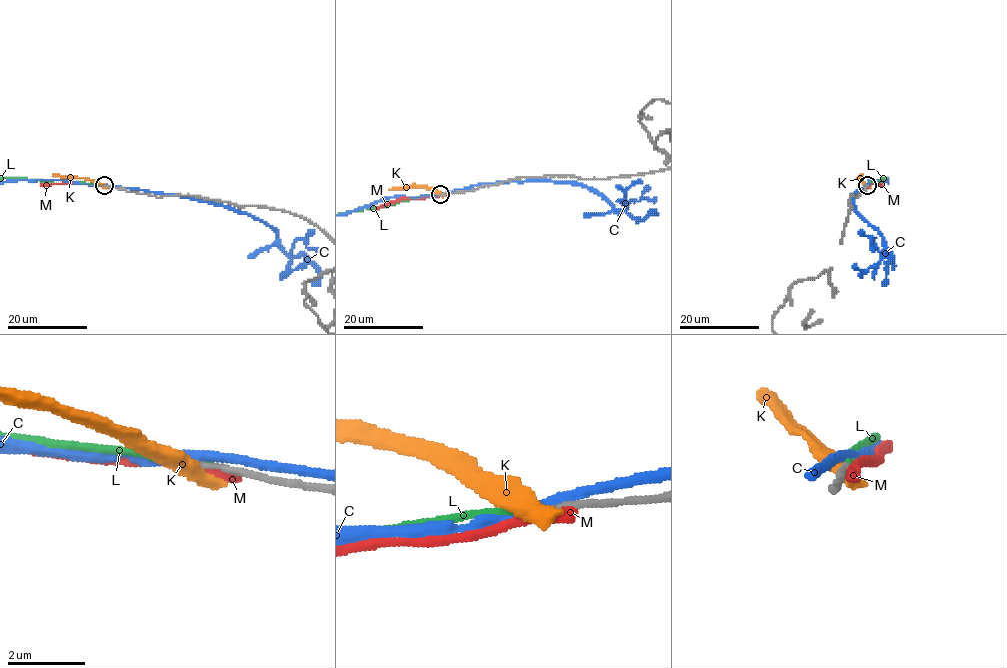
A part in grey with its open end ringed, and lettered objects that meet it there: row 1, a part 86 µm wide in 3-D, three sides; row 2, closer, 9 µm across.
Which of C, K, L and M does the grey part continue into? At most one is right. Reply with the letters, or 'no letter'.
L

